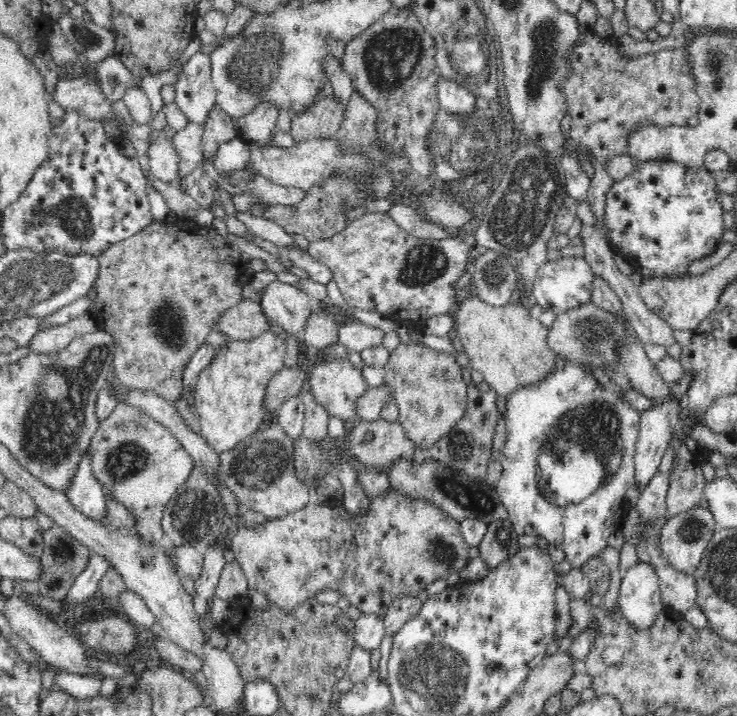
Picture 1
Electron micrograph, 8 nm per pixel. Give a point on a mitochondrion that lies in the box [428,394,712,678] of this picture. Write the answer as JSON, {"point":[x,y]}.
{"point":[593,429]}

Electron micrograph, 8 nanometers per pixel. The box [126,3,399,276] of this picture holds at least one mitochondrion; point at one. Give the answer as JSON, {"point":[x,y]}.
{"point":[247,62]}

